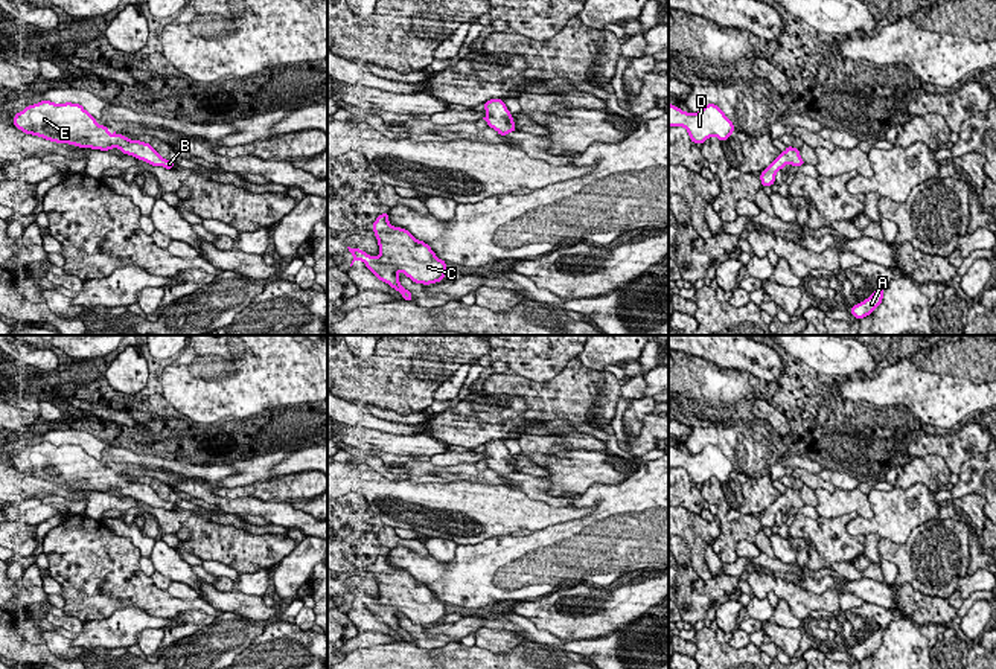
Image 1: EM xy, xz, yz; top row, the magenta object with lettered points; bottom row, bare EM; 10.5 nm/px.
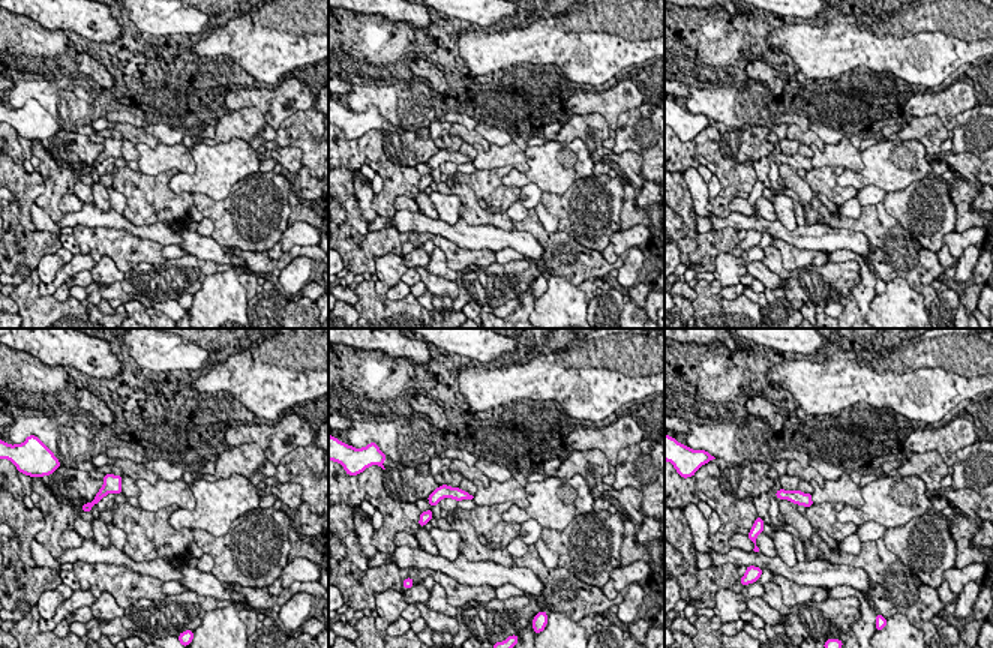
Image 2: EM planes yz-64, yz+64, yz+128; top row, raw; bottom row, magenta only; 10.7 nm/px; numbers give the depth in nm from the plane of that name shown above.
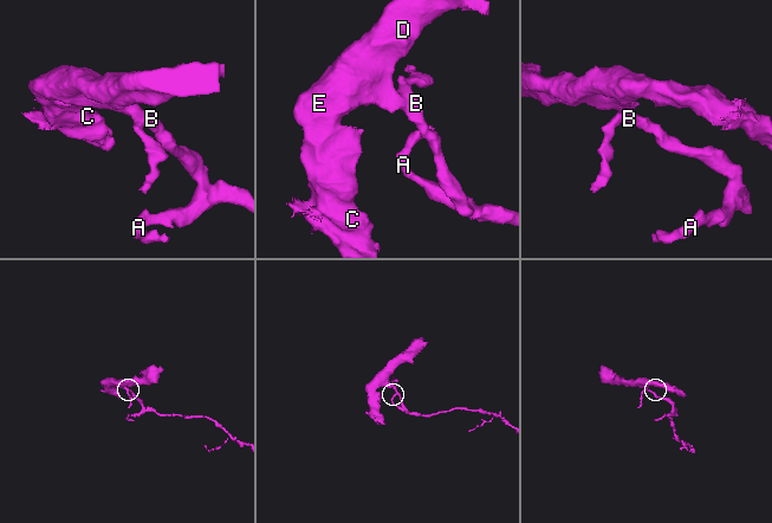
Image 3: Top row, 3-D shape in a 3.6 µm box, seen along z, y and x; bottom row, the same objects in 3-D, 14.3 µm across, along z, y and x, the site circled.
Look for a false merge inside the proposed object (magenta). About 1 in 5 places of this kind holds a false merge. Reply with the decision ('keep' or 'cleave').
keep

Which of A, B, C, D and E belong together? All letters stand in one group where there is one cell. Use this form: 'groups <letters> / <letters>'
groups A B C D E

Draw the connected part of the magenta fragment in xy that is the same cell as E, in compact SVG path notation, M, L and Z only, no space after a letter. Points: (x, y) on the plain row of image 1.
M44 440L17 454L12 466L26 475L56 485L67 483L79 489L101 492L119 489L123 495L152 507L172 511L175 504L158 497L149 485L126 480L116 472L111 475L107 468L99 466L79 445L53 445Z

